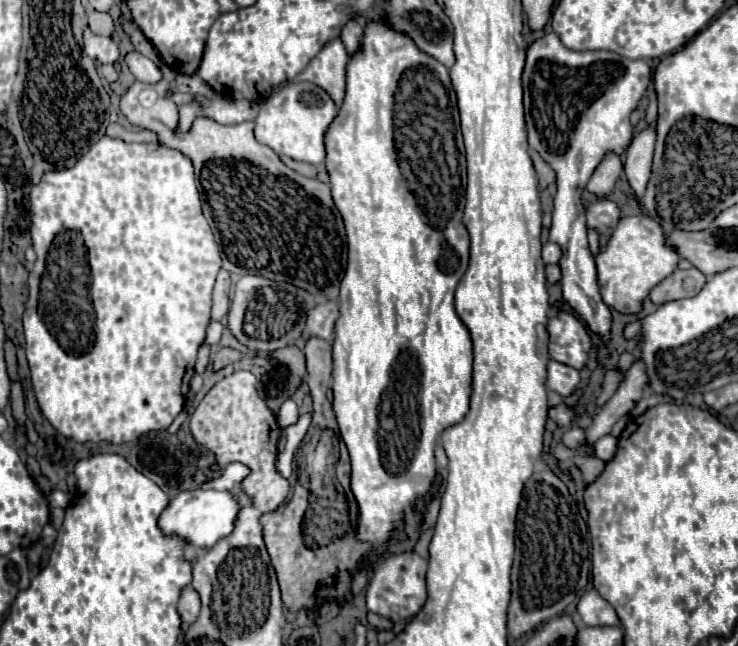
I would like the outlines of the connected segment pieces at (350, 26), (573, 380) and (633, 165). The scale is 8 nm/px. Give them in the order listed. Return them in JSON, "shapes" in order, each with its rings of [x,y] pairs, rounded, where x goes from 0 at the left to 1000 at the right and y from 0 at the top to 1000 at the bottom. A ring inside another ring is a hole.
{"shapes":[[[[484,20],[476,33],[467,36],[467,42],[462,45],[462,63],[465,70],[470,73],[470,82],[481,82],[486,76],[486,67],[489,67],[489,57],[492,57],[492,29],[489,23]]],[[[744,559],[744,574],[741,574],[741,599],[755,605],[760,615],[768,615],[776,608],[776,602],[785,593],[785,574],[776,568],[768,568],[757,559]]],[[[874,200],[858,212],[858,218],[847,237],[844,265],[863,305],[871,305],[879,271],[882,271],[885,228],[888,228],[888,200]]]]}

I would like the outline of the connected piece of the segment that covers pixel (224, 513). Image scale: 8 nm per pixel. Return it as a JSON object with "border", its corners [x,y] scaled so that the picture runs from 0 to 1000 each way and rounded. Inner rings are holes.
{"border":[[[278,757],[245,760],[243,766],[237,766],[229,776],[224,791],[215,797],[213,813],[215,813],[218,825],[226,831],[240,828],[259,847],[283,850],[297,834],[308,831],[316,822],[321,791],[324,791],[324,779],[313,766],[313,760],[278,760]]]}

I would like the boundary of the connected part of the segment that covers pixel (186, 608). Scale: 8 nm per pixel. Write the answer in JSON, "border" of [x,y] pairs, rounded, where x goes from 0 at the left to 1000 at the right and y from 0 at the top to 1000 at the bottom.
{"border":[[[259,906],[245,912],[245,924],[243,924],[243,933],[240,933],[240,949],[251,964],[262,964],[267,958],[267,952],[270,952],[270,921]]]}

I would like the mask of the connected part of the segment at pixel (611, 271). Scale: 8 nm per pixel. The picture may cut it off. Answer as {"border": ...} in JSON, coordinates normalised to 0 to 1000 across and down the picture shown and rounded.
{"border":[[[844,336],[831,354],[820,382],[814,382],[806,395],[809,438],[820,472],[847,488],[866,485],[879,450],[904,426],[909,426],[917,407],[920,395],[915,395],[915,389],[901,379],[901,361],[882,336]]]}

